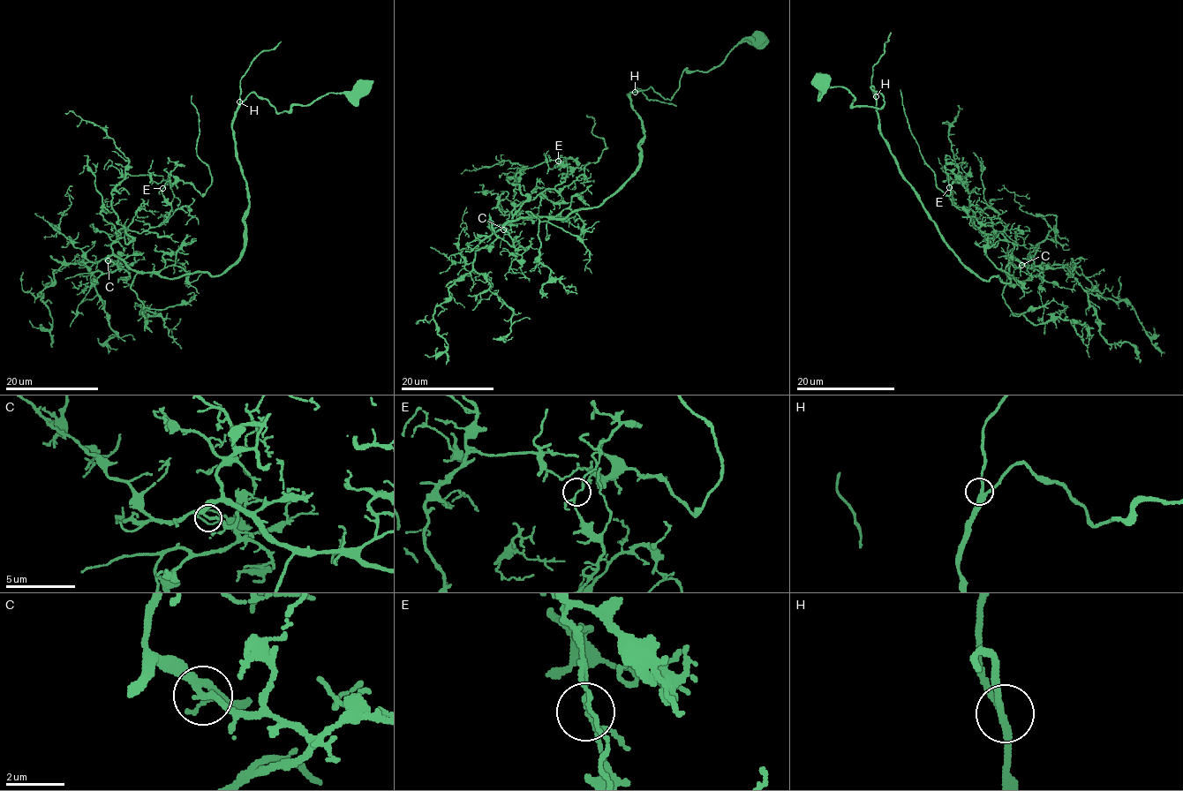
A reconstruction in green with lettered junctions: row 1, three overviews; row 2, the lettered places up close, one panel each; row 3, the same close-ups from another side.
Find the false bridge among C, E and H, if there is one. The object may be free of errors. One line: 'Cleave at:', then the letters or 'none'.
Cleave at: E

